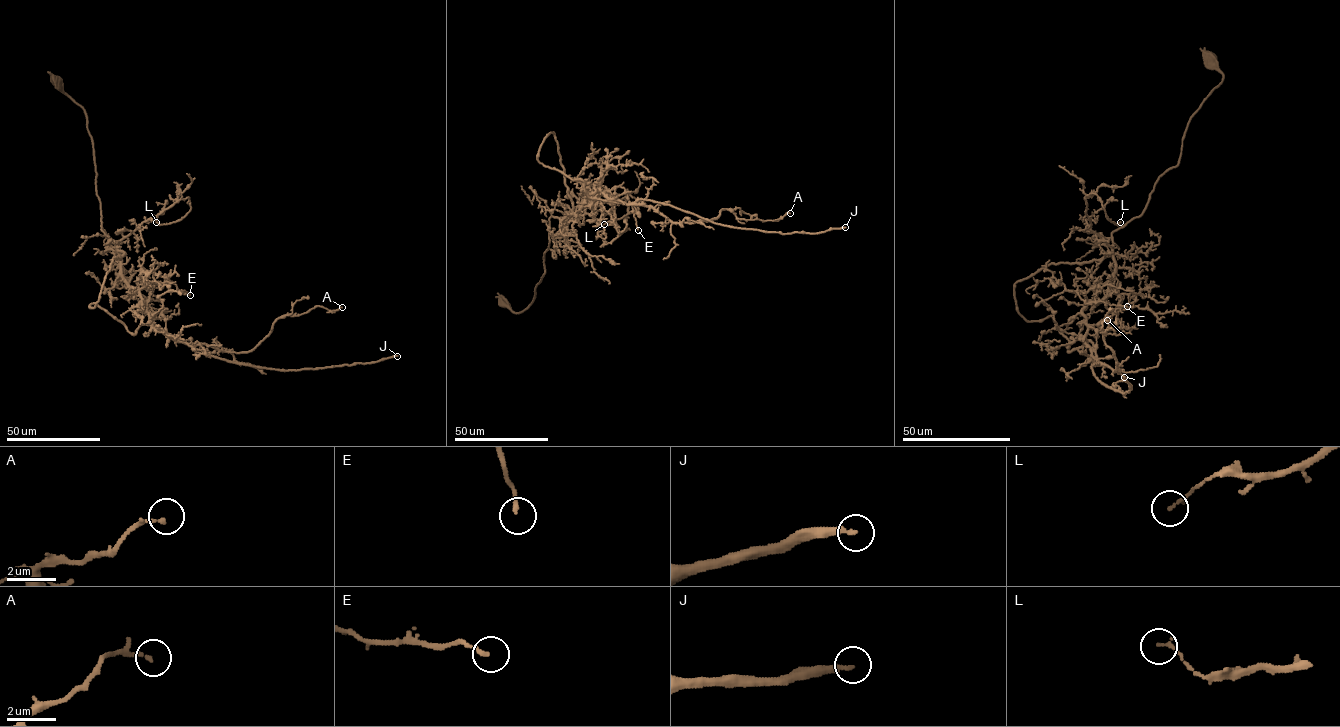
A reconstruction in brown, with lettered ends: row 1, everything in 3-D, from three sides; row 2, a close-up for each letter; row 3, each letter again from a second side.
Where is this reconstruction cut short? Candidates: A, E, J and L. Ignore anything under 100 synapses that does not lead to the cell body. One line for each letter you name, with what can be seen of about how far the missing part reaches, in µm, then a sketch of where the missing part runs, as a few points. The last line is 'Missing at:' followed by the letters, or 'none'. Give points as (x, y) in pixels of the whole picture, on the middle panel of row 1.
J: about 180 µm are missing
Missing at: J

